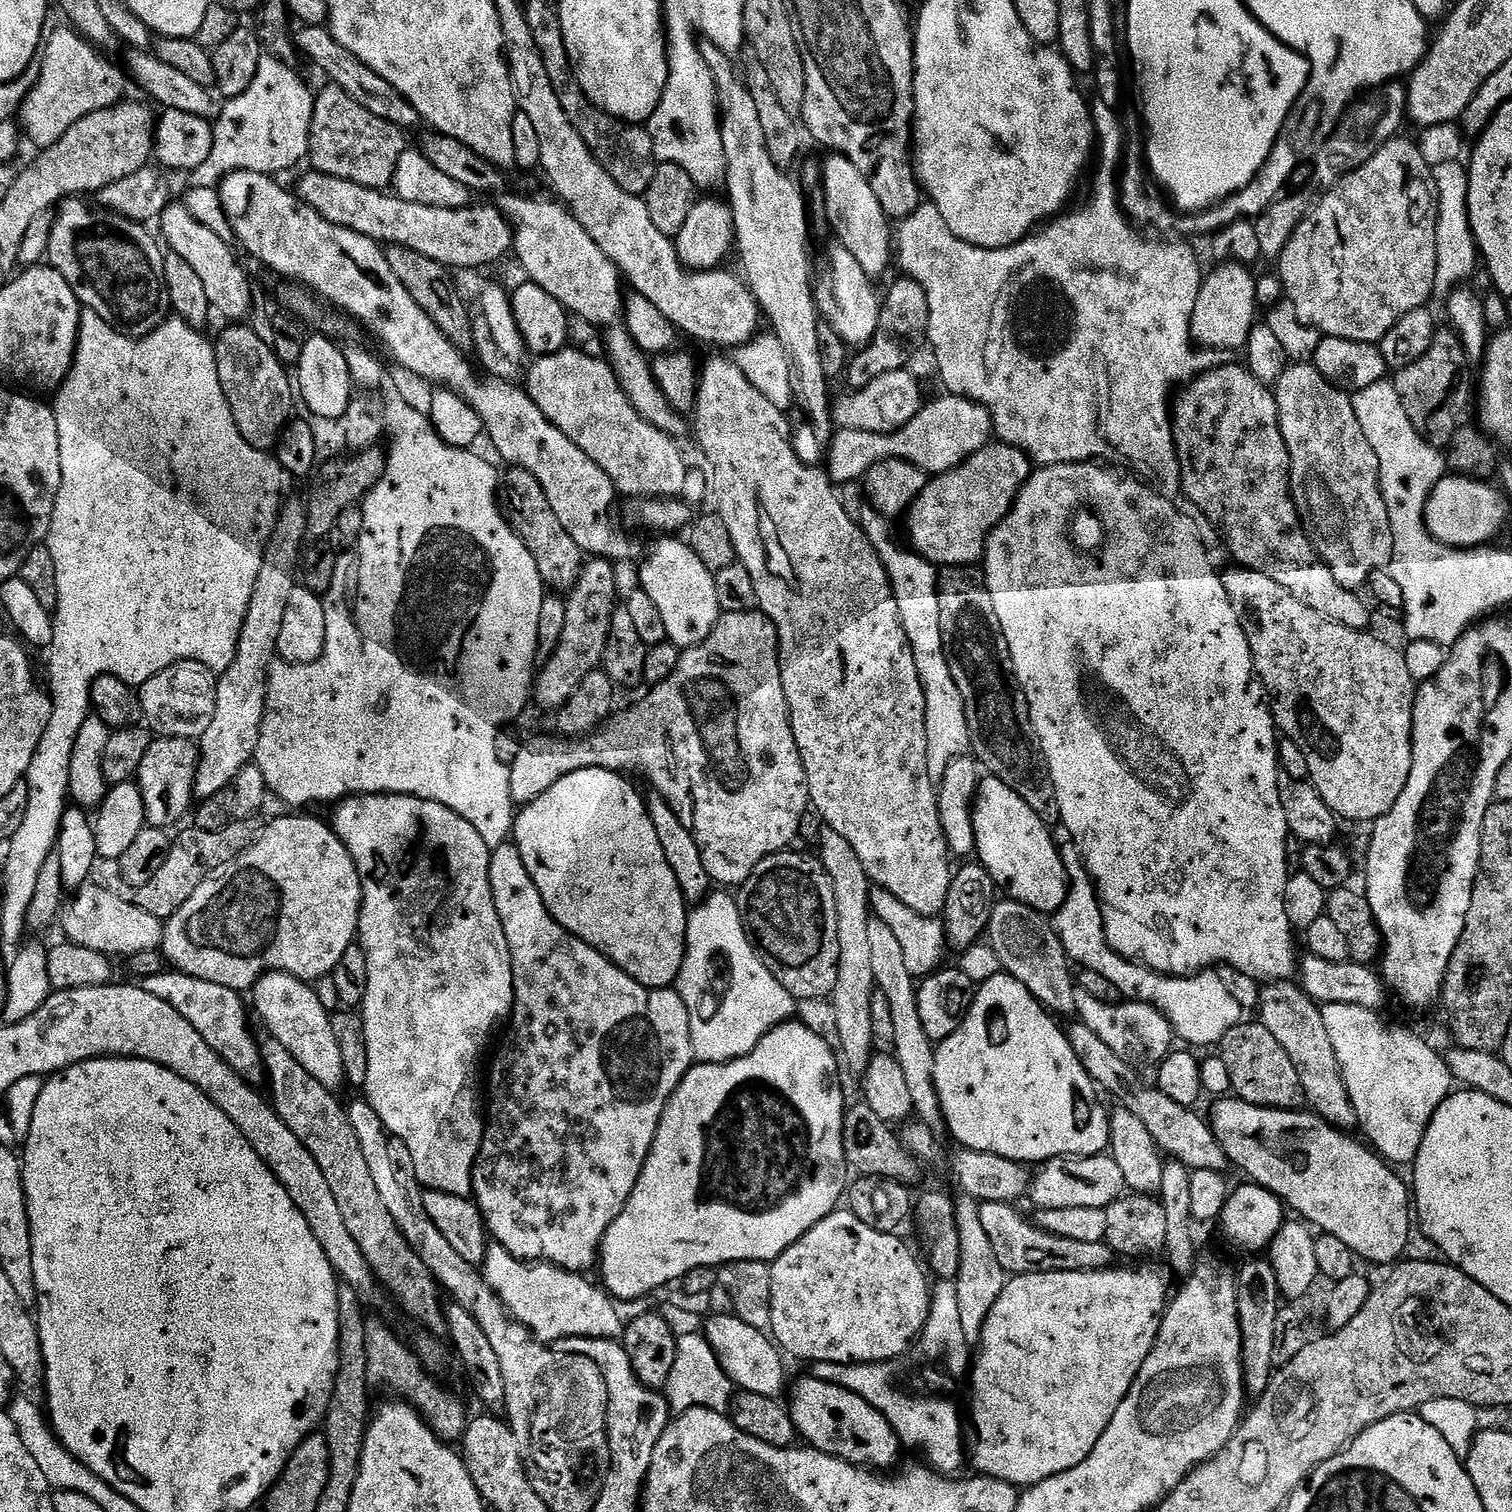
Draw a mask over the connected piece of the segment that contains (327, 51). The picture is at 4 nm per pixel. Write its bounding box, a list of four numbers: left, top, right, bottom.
[294,25,421,130]

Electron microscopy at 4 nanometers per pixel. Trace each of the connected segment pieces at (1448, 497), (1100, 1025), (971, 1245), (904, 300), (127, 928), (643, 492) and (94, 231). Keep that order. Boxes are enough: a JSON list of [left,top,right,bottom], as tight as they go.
[[1424,478,1509,550],[1074,986,1173,1066],[955,1198,1010,1346],[846,276,929,391],[58,882,165,958],[526,346,688,498],[47,198,172,338]]

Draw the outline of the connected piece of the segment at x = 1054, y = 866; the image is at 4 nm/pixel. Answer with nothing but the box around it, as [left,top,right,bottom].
[972,774,1068,914]

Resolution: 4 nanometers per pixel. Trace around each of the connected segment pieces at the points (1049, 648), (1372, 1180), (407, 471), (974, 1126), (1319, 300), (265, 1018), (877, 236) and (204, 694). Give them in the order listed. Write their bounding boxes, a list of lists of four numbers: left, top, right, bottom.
[[982,462,1298,982],[1210,1098,1414,1265],[253,389,690,989],[934,974,1109,1166],[1278,138,1438,345],[250,972,345,1092],[822,154,894,278],[138,660,217,741]]

